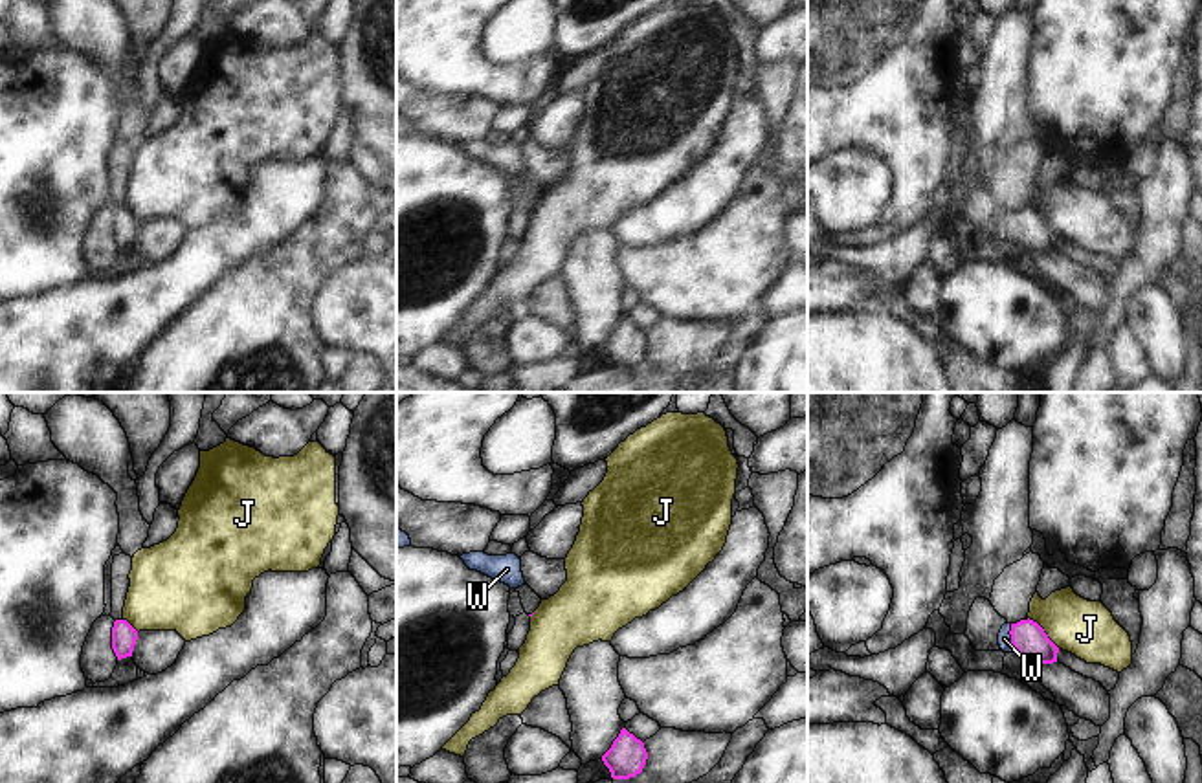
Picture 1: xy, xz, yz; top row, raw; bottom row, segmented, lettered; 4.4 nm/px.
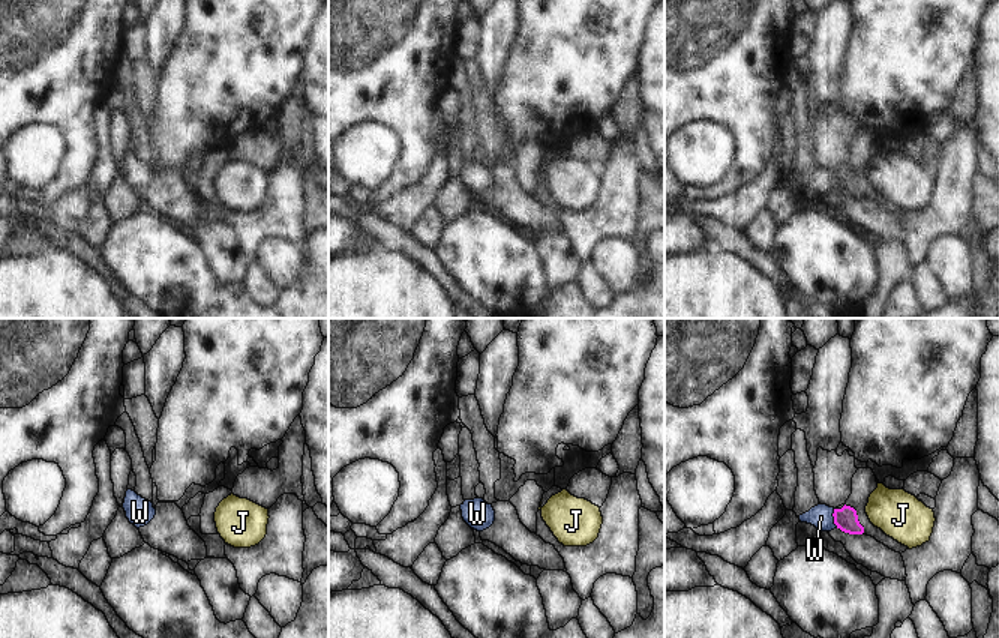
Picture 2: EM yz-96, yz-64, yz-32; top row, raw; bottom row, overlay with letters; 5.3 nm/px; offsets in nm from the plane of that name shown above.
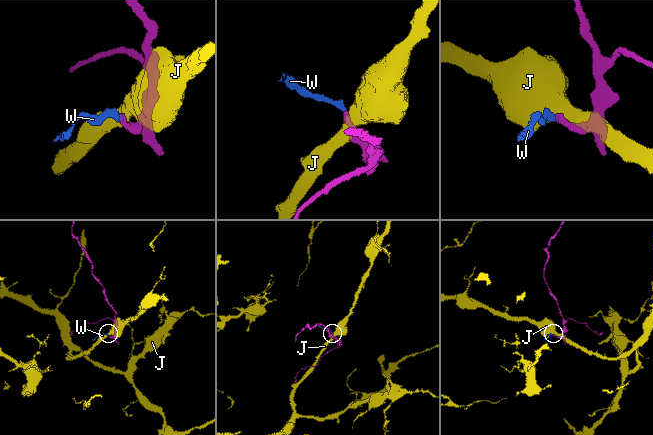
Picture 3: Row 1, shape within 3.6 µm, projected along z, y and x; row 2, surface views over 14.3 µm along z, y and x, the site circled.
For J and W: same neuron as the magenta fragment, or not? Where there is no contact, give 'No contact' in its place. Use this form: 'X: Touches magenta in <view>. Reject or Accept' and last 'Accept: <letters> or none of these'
J: Touches magenta in yz. Reject
W: Touches magenta in yz. Accept
Accept: W

